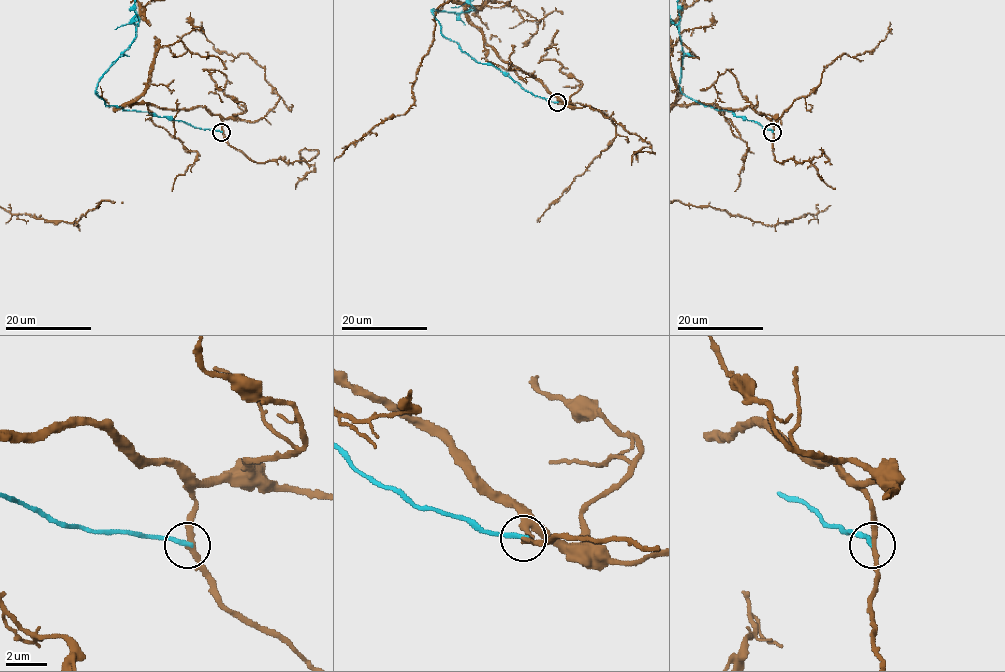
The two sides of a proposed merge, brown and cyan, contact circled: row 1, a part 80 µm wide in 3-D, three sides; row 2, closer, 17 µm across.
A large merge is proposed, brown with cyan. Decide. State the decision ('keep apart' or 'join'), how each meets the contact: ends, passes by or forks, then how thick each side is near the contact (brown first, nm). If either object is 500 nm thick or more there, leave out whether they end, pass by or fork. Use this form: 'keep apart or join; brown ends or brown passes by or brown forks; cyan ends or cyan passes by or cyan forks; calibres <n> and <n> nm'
keep apart; brown passes by; cyan ends; calibres 260 and 240 nm

